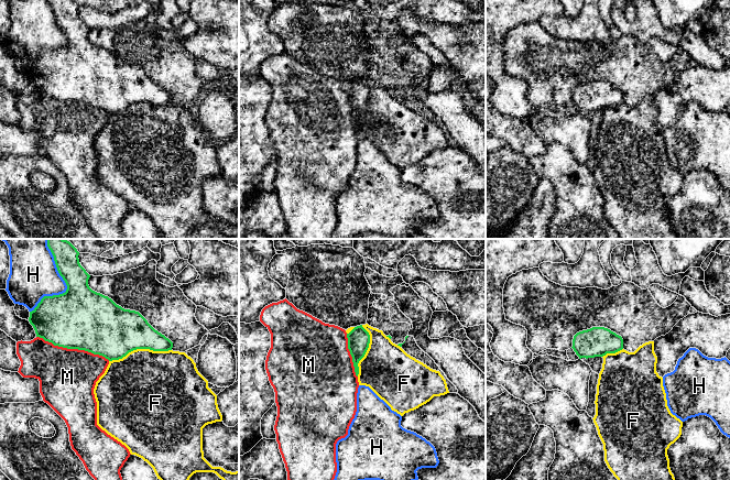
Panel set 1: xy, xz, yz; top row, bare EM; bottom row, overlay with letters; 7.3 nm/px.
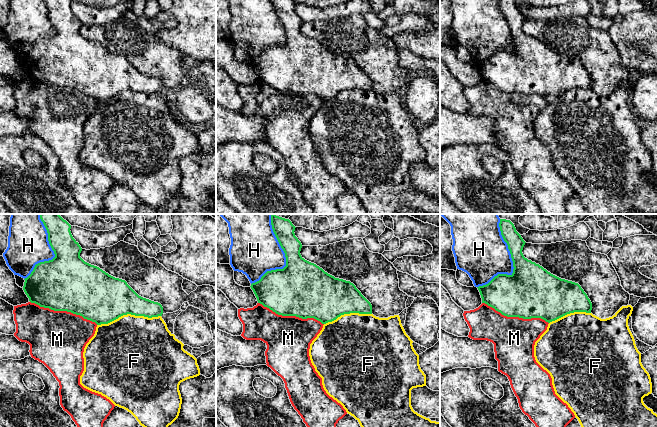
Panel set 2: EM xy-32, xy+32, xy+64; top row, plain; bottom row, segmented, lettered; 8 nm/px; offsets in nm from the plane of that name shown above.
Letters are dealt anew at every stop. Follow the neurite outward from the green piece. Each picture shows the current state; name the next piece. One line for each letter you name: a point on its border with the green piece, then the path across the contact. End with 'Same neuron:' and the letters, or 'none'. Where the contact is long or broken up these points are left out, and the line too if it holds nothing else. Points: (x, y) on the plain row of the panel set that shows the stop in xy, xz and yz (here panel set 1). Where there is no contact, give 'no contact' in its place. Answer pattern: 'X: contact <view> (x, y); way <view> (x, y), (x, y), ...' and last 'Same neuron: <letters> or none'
Same neuron: none

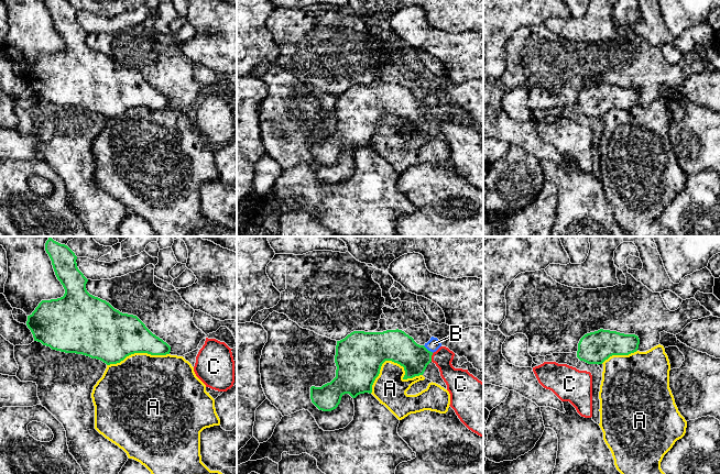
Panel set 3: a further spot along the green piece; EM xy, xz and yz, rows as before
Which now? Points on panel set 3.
B: contact xz (427, 103); way xz (395, 99), (403, 103), (427, 103), (434, 97)
Same neuron: B

